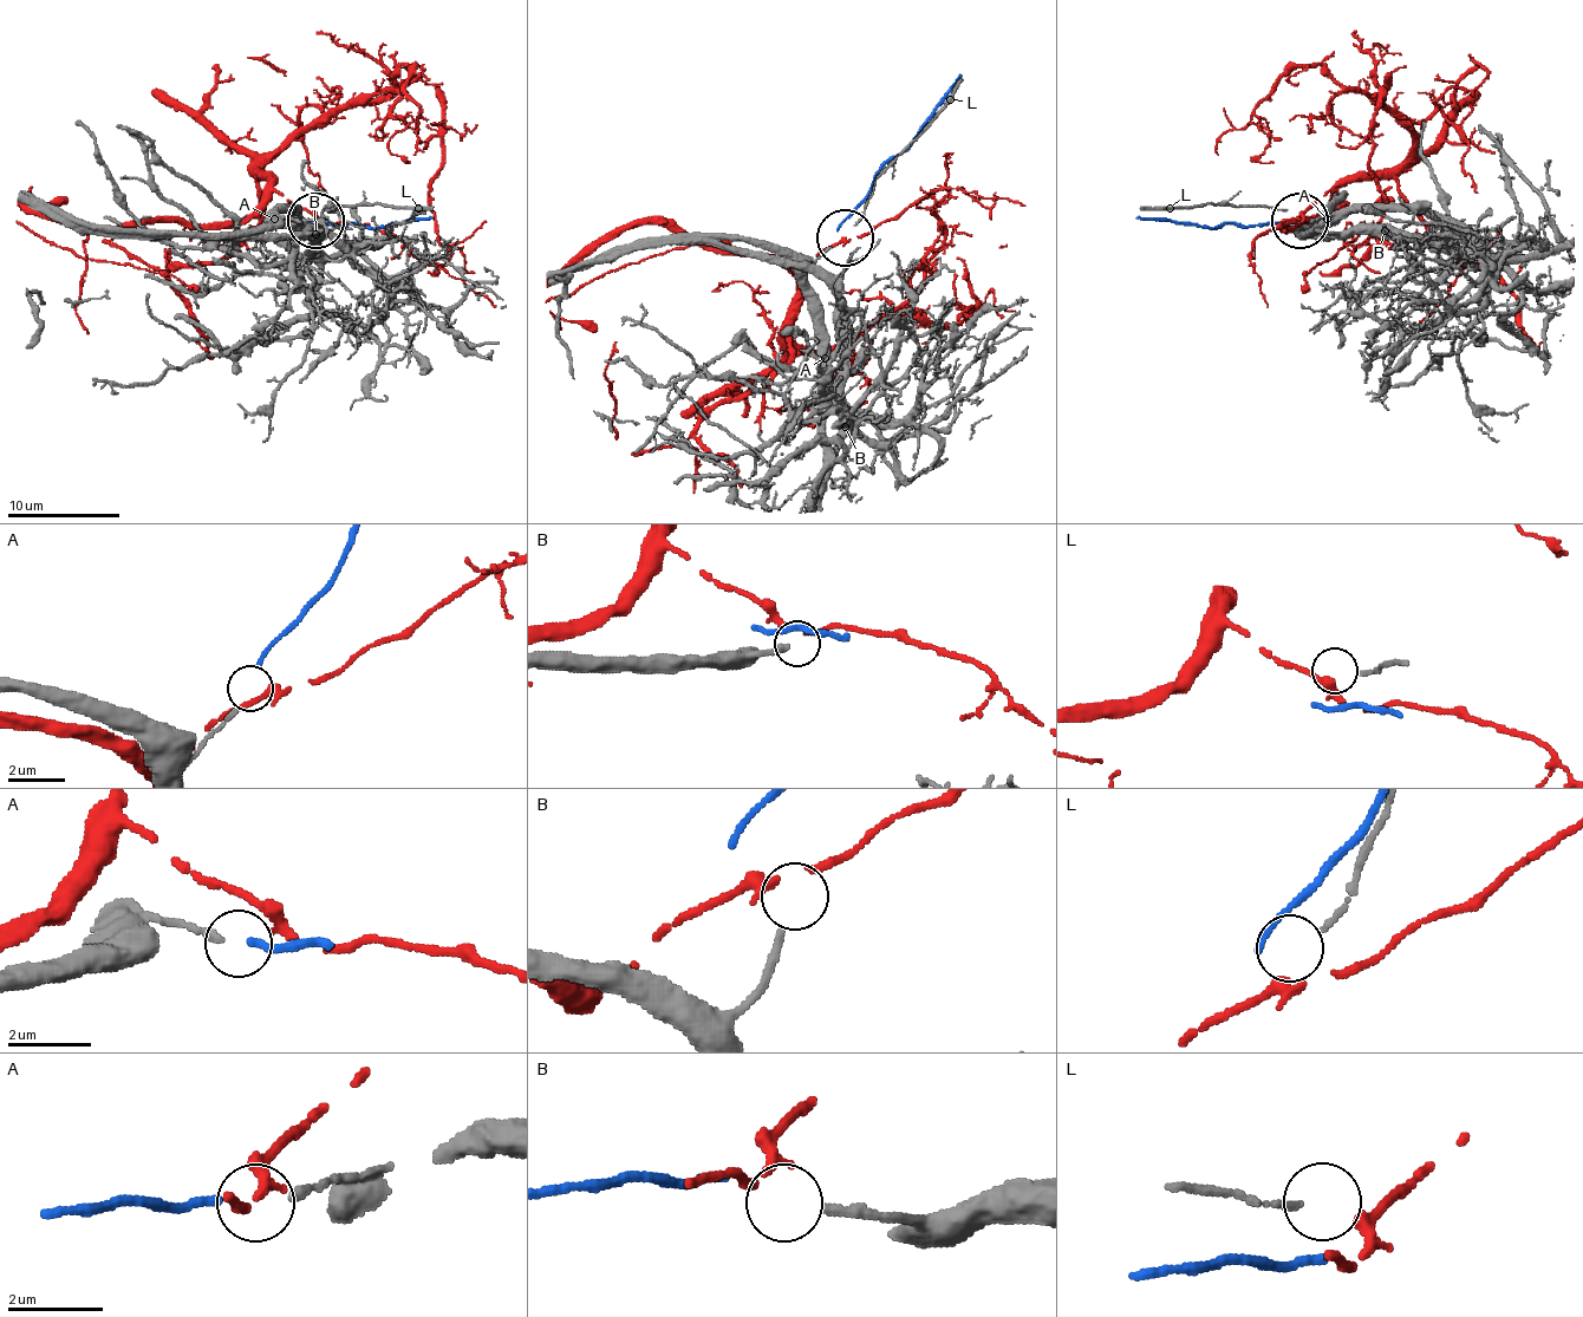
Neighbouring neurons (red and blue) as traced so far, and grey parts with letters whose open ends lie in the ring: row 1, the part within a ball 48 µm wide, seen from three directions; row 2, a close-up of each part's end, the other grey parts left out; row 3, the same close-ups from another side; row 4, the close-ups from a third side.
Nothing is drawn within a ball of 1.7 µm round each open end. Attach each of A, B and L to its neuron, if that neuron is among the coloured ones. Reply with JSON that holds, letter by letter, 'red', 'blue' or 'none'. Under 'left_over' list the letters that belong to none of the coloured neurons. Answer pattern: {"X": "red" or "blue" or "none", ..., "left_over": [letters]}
{"A": "blue", "B": "none", "L": "red", "left_over": ["B"]}

